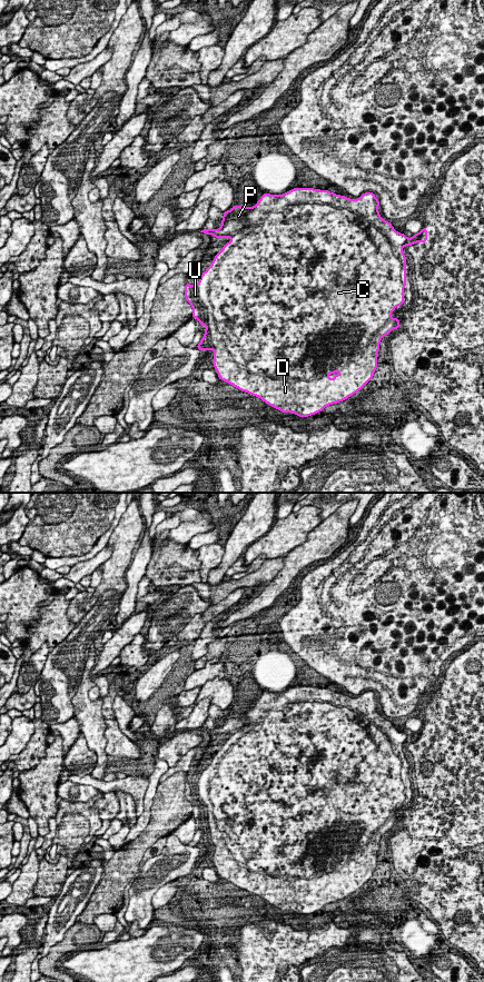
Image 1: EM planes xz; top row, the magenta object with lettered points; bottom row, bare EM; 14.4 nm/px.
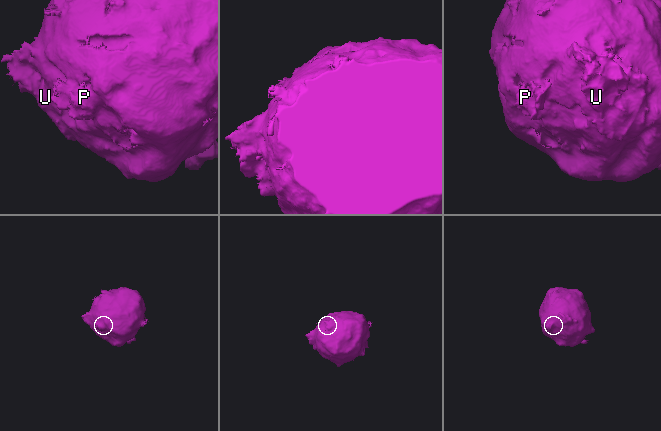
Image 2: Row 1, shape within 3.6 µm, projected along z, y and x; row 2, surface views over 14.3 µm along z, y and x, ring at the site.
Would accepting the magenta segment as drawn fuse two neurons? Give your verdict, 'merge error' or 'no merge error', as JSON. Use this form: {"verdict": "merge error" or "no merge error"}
{"verdict": "merge error"}

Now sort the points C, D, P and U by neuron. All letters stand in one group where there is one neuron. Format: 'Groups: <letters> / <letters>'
Groups: C D U / P

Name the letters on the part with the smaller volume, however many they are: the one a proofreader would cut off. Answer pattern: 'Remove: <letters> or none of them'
Remove: P

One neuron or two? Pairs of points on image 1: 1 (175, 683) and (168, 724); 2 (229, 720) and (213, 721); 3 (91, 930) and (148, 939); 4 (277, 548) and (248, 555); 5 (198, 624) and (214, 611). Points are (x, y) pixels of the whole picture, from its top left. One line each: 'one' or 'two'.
1: one
2: one
3: two
4: one
5: one

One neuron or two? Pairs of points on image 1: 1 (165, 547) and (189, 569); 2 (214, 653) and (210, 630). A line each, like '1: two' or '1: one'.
1: one
2: two

